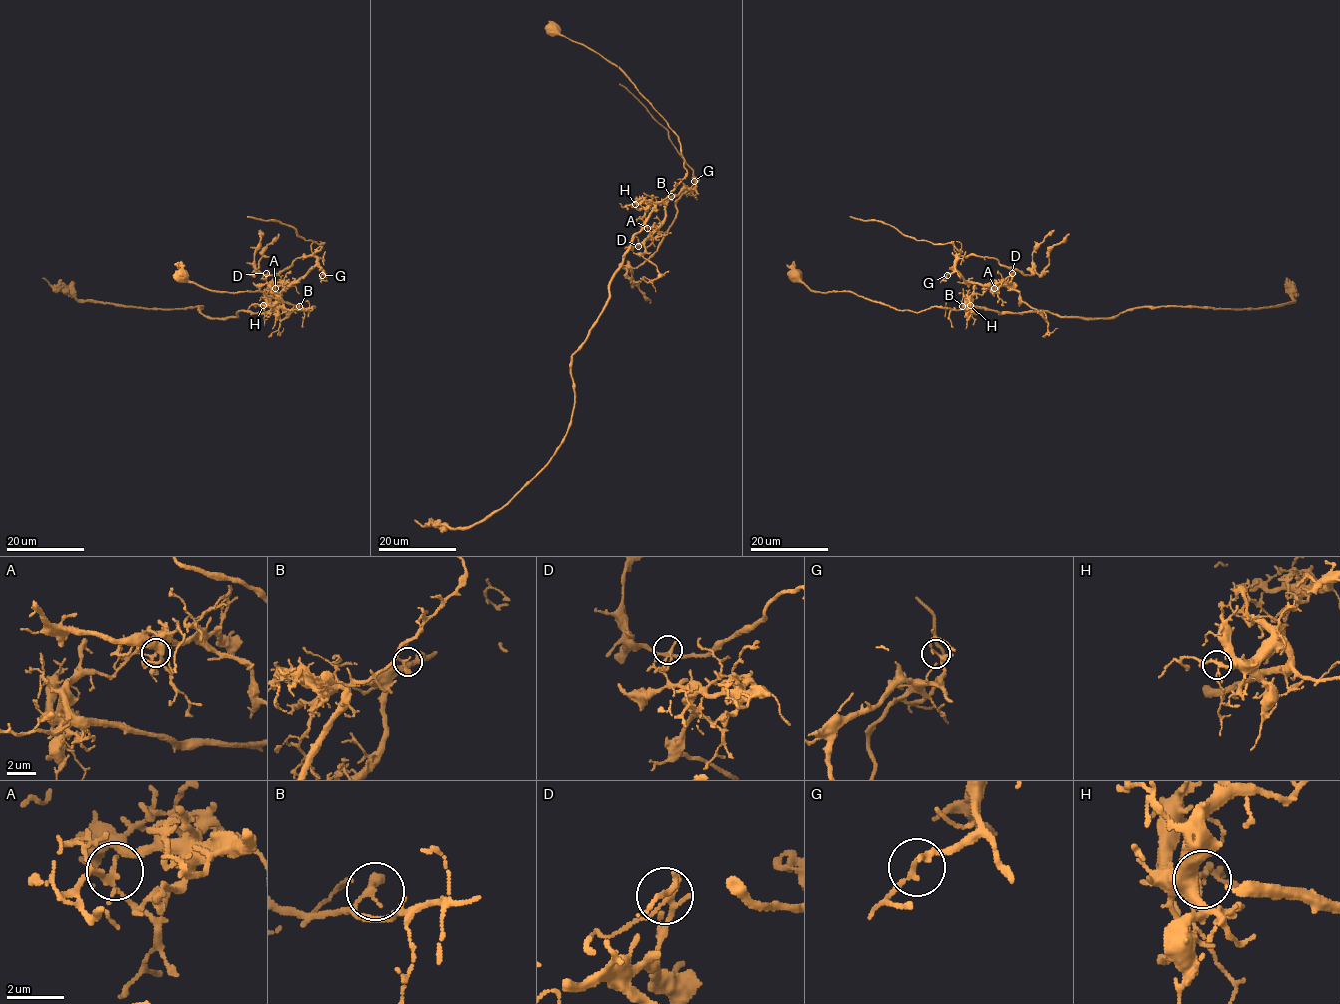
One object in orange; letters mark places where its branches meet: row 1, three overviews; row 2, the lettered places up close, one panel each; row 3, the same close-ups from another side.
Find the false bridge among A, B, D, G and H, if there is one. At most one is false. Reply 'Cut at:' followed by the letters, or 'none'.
Cut at: A

